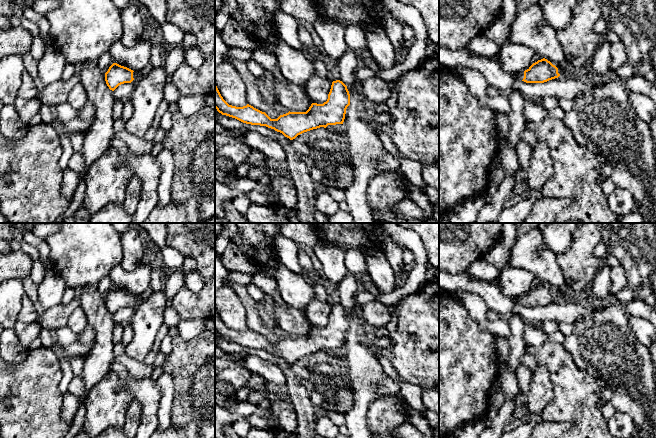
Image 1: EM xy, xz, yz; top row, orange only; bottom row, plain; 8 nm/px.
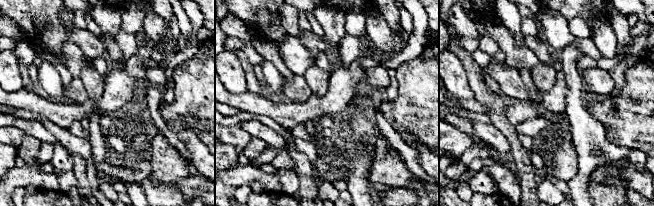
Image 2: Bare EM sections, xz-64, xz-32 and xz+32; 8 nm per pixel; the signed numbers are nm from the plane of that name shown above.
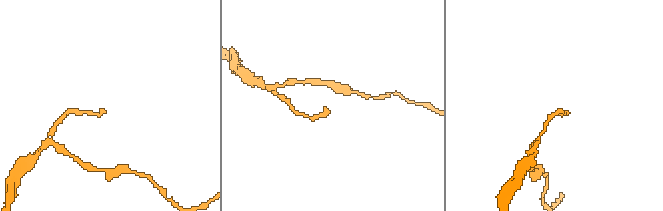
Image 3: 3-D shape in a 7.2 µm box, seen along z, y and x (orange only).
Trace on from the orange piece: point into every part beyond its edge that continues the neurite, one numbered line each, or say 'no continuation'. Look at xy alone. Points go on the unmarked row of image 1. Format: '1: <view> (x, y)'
1: xy (137, 299)

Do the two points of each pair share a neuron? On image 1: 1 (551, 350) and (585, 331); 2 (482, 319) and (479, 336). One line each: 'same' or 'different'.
1: different
2: different

